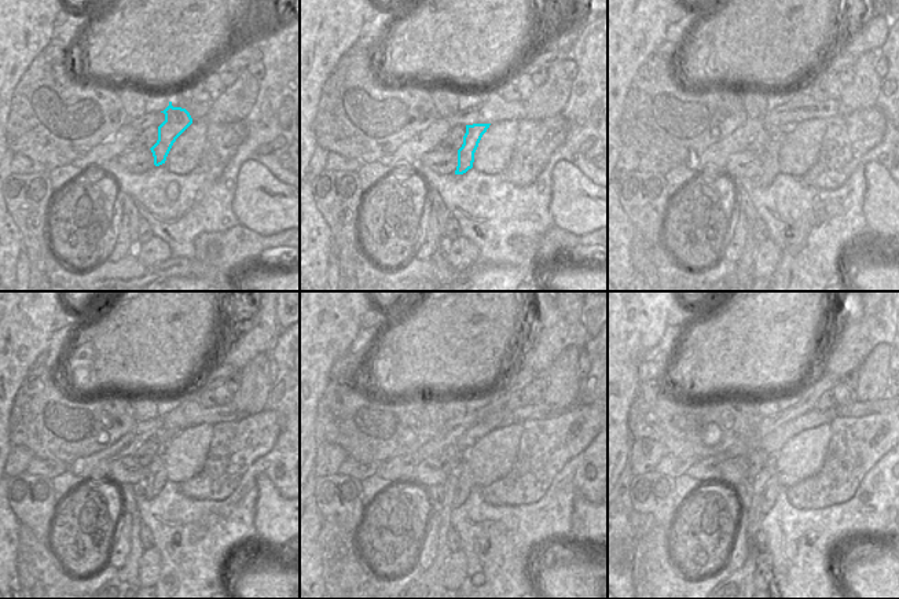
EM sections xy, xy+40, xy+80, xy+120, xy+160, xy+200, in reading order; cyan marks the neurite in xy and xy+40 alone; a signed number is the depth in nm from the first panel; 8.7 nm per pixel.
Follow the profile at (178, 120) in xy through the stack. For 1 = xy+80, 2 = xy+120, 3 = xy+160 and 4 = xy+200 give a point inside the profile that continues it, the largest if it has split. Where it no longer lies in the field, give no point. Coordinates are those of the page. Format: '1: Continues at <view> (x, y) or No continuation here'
1: Continues at xy+80 (770, 158)
2: Continues at xy+120 (153, 476)
3: Continues at xy+160 (459, 481)
4: Continues at xy+200 (766, 485).

